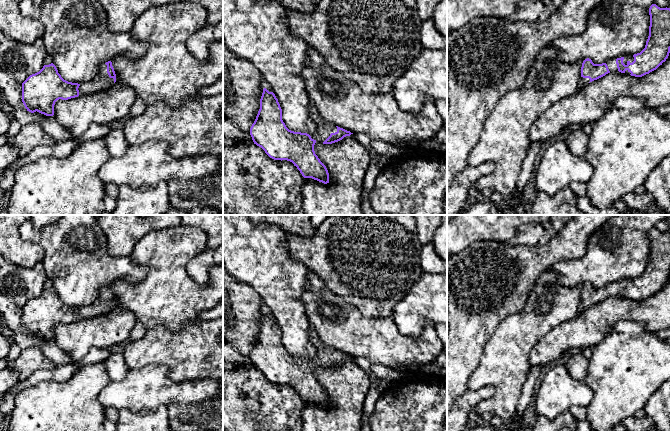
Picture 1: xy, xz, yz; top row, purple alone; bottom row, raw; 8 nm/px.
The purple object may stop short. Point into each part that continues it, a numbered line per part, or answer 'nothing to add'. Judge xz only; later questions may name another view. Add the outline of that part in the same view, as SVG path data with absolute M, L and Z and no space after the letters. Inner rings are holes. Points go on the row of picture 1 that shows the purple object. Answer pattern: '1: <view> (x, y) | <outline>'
1: xz (324, 128) | M311 101L309 107L309 115L312 121L317 126L317 130L309 134L312 139L314 139L317 143L323 143L331 133L337 132L337 127L331 122L324 120L315 106L315 104Z

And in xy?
1: xy (101, 81) | M104 63L92 80L80 84L78 88L79 96L95 94L111 87L113 84L114 79L109 77L107 73L107 65Z

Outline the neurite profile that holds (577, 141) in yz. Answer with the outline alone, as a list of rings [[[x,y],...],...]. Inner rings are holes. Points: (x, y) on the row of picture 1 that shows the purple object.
[[[574,129],[568,136],[566,143],[573,155],[583,157],[587,152],[589,135],[582,129]]]

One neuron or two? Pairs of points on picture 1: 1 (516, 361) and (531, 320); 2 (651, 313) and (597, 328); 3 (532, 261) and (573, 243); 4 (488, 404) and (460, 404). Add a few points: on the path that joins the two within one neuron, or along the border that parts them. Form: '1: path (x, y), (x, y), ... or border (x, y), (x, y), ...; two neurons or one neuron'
1: path (516, 351), (516, 337), (523, 330); one neuron
2: path (638, 312), (613, 312), (610, 315); one neuron
3: path (542, 258), (563, 246); one neuron
4: border (491, 385), (493, 393), (481, 400), (472, 413); two neurons

